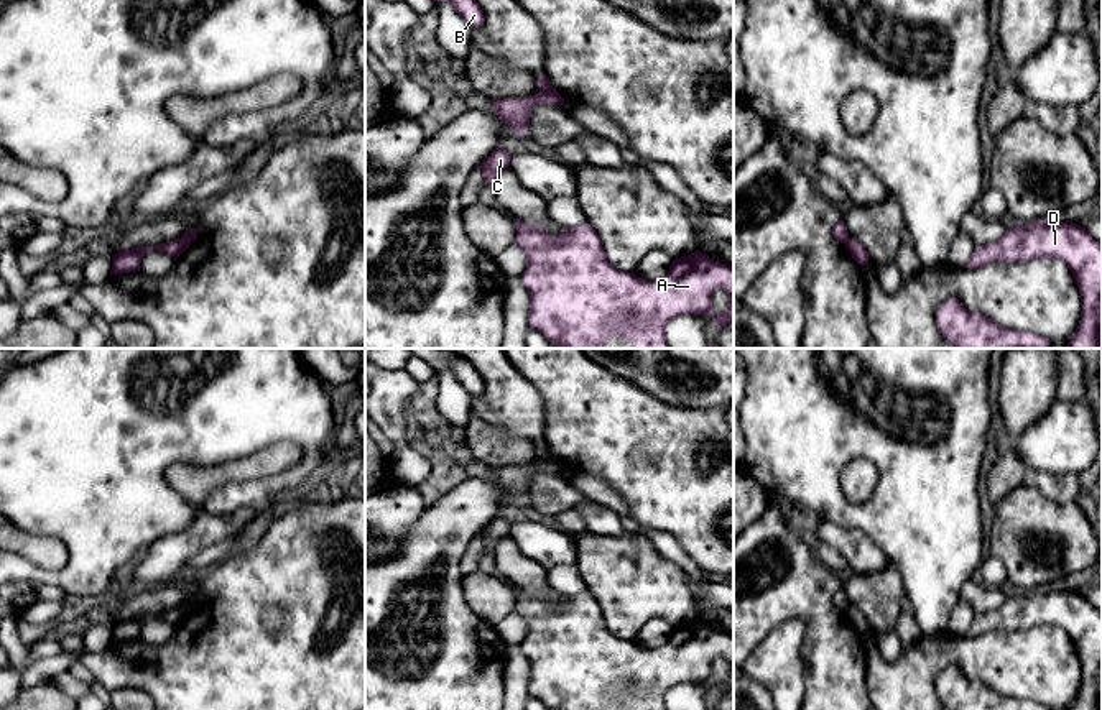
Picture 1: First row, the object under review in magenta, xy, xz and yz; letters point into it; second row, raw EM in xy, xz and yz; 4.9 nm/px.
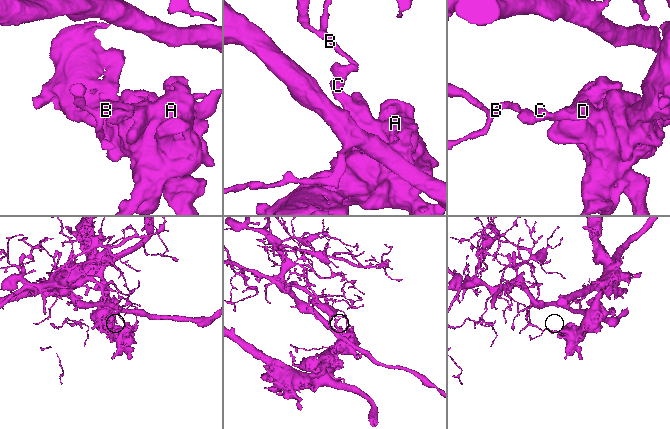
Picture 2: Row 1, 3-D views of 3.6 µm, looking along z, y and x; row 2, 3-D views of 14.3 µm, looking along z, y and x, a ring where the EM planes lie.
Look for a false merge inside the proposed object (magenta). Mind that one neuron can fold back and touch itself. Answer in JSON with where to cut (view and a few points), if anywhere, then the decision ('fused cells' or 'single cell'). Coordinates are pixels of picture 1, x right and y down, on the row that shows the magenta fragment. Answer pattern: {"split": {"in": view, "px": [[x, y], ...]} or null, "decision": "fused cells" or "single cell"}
{"split": {"in": "xz", "px": [[540, 89], [558, 94]]}, "decision": "fused cells"}

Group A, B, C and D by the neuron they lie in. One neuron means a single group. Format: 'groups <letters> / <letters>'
groups A C D / B

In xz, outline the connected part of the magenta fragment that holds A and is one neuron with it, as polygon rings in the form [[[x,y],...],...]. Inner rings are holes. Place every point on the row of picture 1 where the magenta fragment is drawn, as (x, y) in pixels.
[[[515,219],[515,243],[526,253],[526,270],[518,276],[530,293],[528,324],[541,332],[556,348],[671,348],[666,342],[666,324],[683,314],[711,316],[717,332],[734,322],[734,266],[714,261],[696,250],[688,256],[673,260],[669,271],[655,281],[641,279],[635,273],[614,268],[602,247],[597,232],[589,225],[561,228],[558,235],[548,235],[541,227]],[[722,289],[729,294],[724,312],[712,312],[712,291]],[[623,337],[630,347],[604,347],[602,343]]]

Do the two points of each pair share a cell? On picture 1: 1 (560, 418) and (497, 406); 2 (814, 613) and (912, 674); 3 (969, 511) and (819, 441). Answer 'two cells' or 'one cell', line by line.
1: two cells
2: two cells
3: one cell

